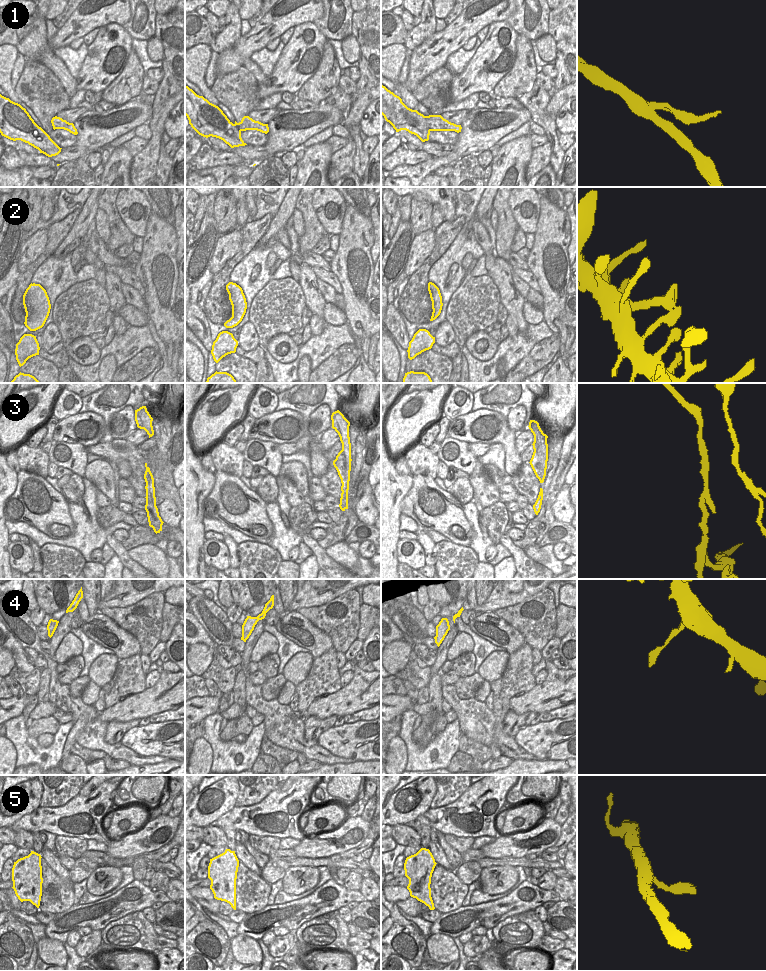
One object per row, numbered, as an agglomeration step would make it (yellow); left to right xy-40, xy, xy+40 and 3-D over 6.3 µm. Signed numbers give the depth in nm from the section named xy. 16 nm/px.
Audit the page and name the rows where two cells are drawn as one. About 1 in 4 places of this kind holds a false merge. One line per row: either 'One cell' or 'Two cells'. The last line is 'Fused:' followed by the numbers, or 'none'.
1: Two cells
2: One cell
3: Two cells
4: One cell
5: One cell
Fused: 1, 3.

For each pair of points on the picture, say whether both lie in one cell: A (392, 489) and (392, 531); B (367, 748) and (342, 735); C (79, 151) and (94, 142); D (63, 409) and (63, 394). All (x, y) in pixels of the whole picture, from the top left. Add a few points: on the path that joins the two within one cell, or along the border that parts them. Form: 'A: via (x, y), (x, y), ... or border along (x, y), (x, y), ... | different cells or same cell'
A: via (391, 499), (391, 521) | same cell
B: via (361, 745), (356, 740), (348, 740) | same cell
C: border along (76, 144), (90, 149), (99, 149), (107, 145) | different cells
D: via (63, 405), (63, 398) | same cell

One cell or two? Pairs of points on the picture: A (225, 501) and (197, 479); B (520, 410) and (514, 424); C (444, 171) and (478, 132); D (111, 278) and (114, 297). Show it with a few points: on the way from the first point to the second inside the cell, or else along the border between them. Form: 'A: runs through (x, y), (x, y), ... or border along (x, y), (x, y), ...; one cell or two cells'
A: border along (214, 474), (214, 486), (203, 501), (202, 512); two cells
B: runs through (519, 413), (516, 421); one cell
C: border along (452, 163), (446, 166), (439, 166), (432, 173); two cells
D: runs through (112, 283), (114, 292); one cell

